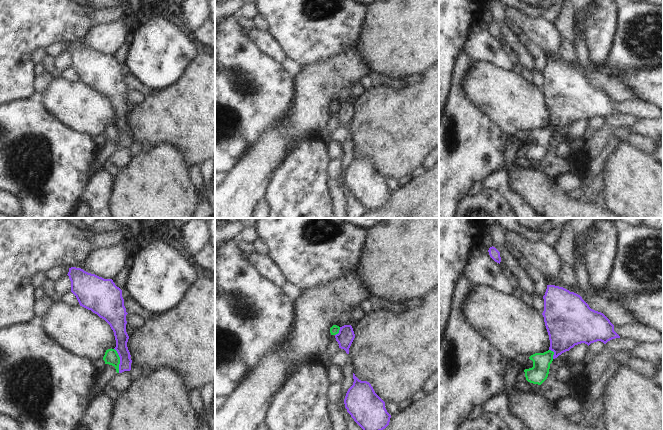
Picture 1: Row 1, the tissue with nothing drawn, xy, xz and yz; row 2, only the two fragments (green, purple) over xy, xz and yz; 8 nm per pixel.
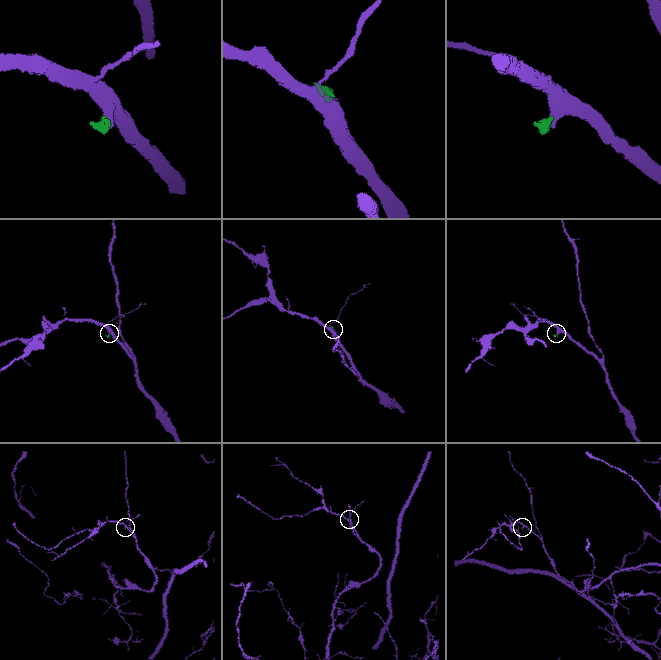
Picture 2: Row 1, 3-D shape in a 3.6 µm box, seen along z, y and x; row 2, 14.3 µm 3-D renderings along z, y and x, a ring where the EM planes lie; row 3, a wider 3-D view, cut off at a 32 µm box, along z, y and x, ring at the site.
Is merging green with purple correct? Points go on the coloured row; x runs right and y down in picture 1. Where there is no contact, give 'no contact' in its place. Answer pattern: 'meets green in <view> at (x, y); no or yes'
meets green in xy at (119, 360); no

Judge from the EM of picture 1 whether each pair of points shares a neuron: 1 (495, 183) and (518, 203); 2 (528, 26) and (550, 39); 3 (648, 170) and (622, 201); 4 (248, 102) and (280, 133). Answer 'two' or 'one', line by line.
1: one
2: one
3: one
4: two

